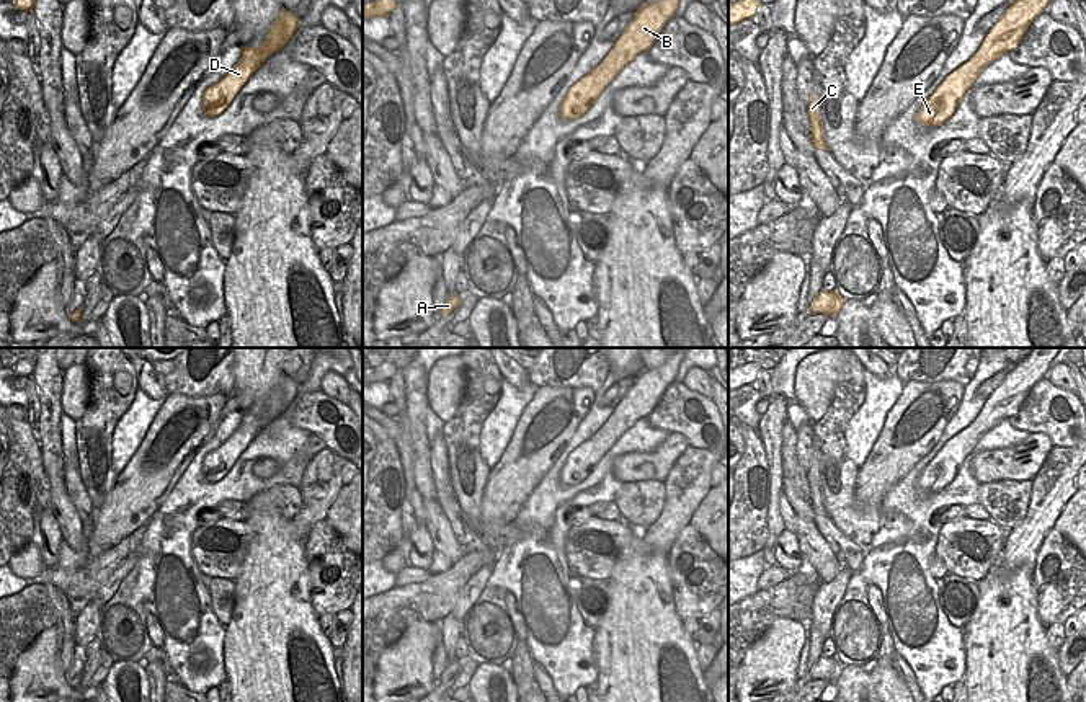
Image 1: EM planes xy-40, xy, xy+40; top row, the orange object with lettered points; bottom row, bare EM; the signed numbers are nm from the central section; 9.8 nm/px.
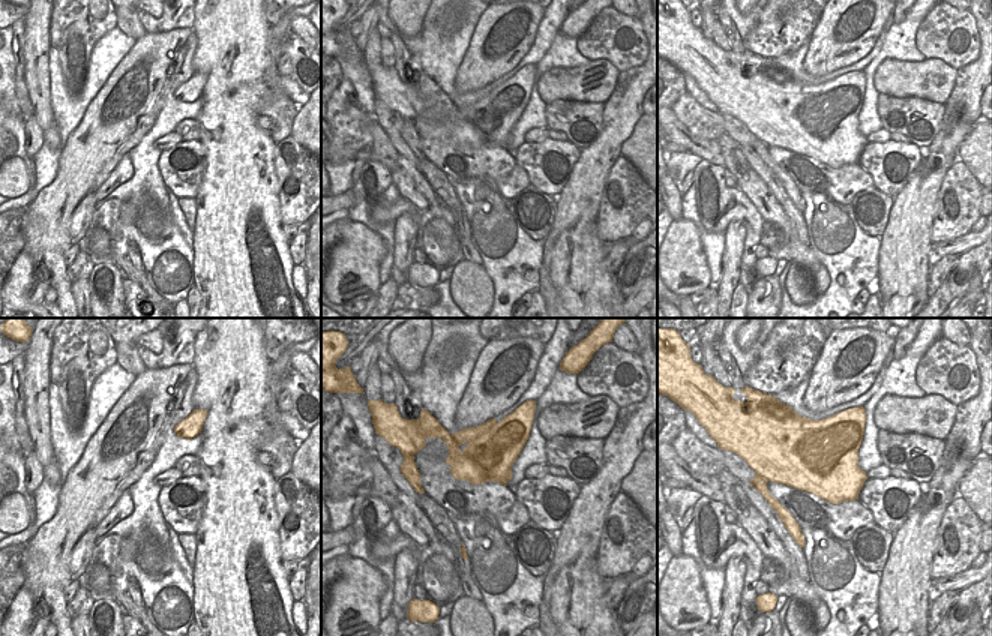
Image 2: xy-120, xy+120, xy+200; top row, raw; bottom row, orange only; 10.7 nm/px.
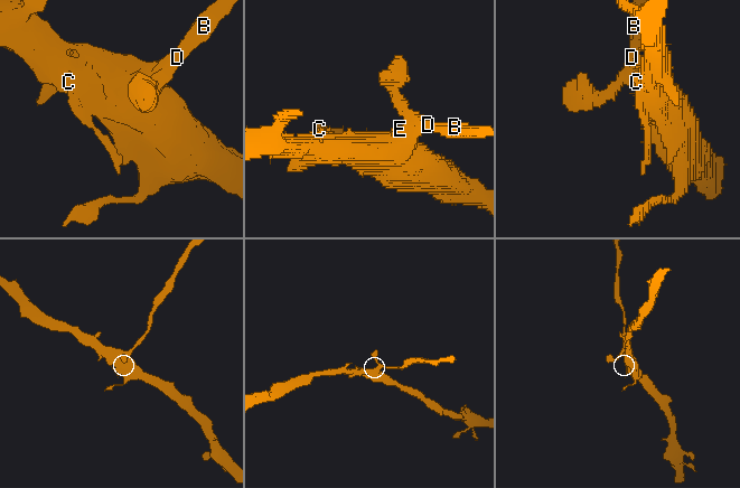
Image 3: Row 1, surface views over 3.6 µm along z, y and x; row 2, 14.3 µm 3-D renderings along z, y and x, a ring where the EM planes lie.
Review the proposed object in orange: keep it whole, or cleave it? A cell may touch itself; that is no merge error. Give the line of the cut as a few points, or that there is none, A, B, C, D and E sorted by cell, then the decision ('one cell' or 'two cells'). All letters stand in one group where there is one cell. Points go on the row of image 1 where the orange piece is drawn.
no cut; A B C D E; one cell

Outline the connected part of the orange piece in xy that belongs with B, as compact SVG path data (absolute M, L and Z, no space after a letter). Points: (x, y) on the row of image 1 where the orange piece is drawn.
M660 0L639 8L604 60L568 90L560 104L560 116L583 118L619 72L653 46L666 21L674 16L678 3L679 0Z

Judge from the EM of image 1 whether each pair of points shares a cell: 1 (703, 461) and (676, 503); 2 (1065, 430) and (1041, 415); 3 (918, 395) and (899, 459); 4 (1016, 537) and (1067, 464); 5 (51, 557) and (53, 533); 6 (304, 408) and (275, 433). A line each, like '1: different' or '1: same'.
1: same
2: same
3: same
4: same
5: same
6: different

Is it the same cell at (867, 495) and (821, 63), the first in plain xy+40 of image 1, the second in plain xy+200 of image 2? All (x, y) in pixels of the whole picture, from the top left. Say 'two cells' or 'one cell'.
one cell

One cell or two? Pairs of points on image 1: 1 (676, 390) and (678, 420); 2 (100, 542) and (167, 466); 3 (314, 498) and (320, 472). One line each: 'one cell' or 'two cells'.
1: one cell
2: one cell
3: one cell

